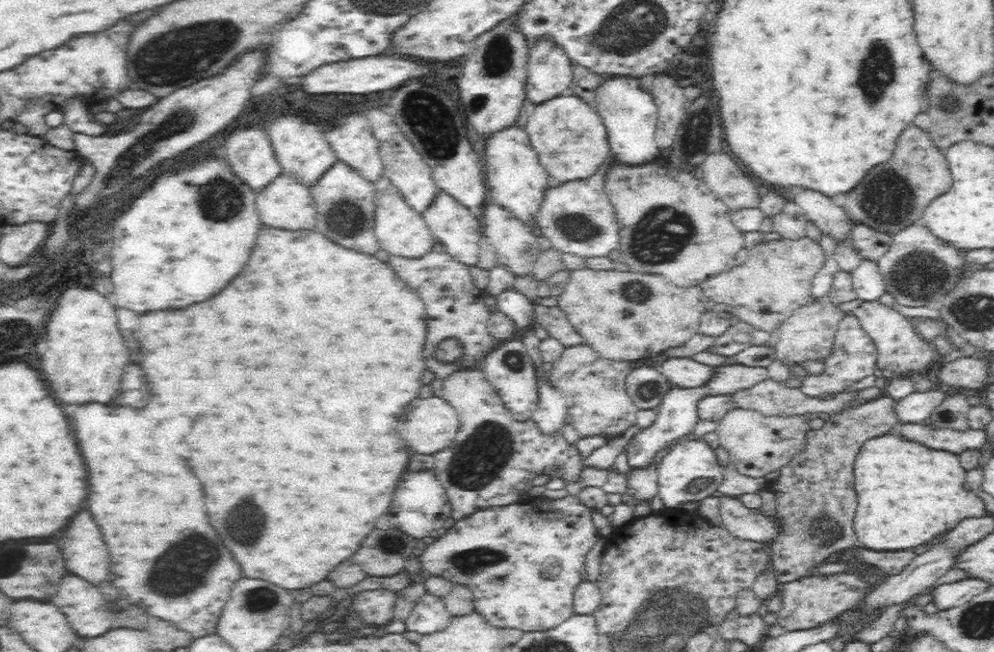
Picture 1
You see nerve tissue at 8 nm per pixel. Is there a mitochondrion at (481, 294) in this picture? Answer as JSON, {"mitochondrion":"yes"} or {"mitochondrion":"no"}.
{"mitochondrion":"no"}

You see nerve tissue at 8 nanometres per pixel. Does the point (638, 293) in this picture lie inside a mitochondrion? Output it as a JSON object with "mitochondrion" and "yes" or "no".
{"mitochondrion":"yes"}

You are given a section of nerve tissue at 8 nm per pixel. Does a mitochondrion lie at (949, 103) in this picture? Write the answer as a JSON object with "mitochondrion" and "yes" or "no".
{"mitochondrion":"yes"}

